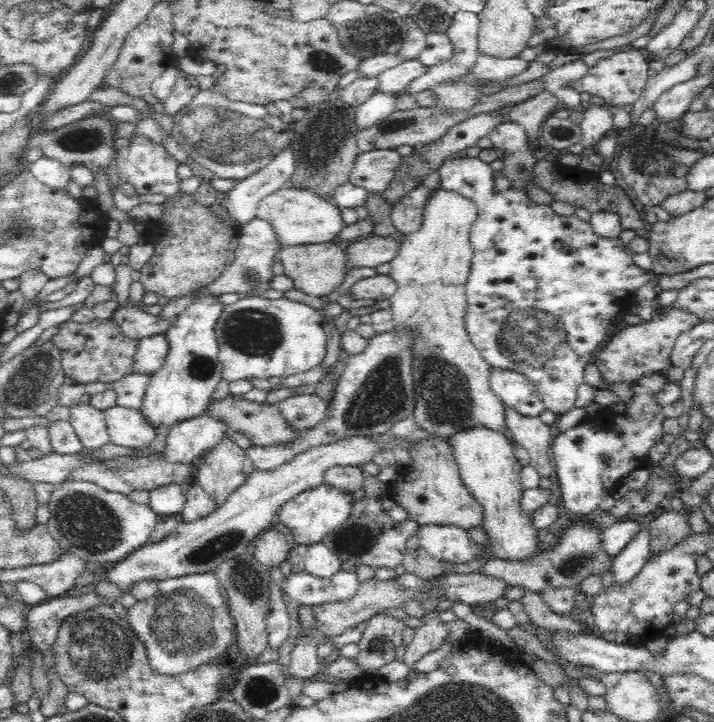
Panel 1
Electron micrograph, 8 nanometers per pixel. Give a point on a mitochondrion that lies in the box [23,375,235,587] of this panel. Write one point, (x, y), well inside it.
(86, 522)

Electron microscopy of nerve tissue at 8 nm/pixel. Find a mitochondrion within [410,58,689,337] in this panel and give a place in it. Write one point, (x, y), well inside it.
(648, 160)

